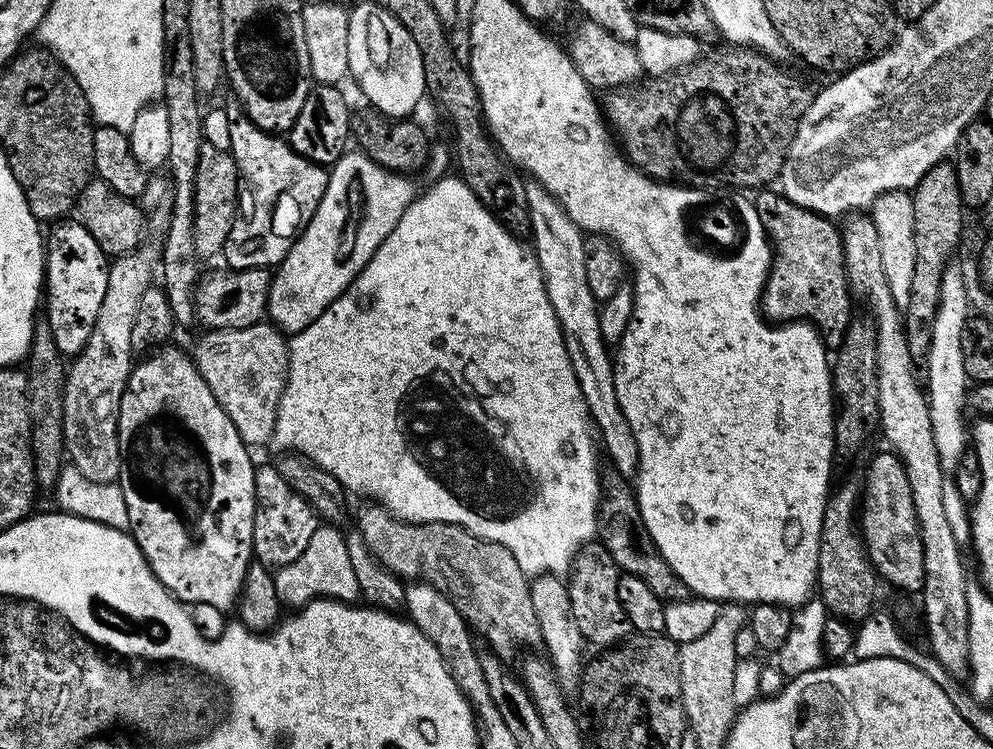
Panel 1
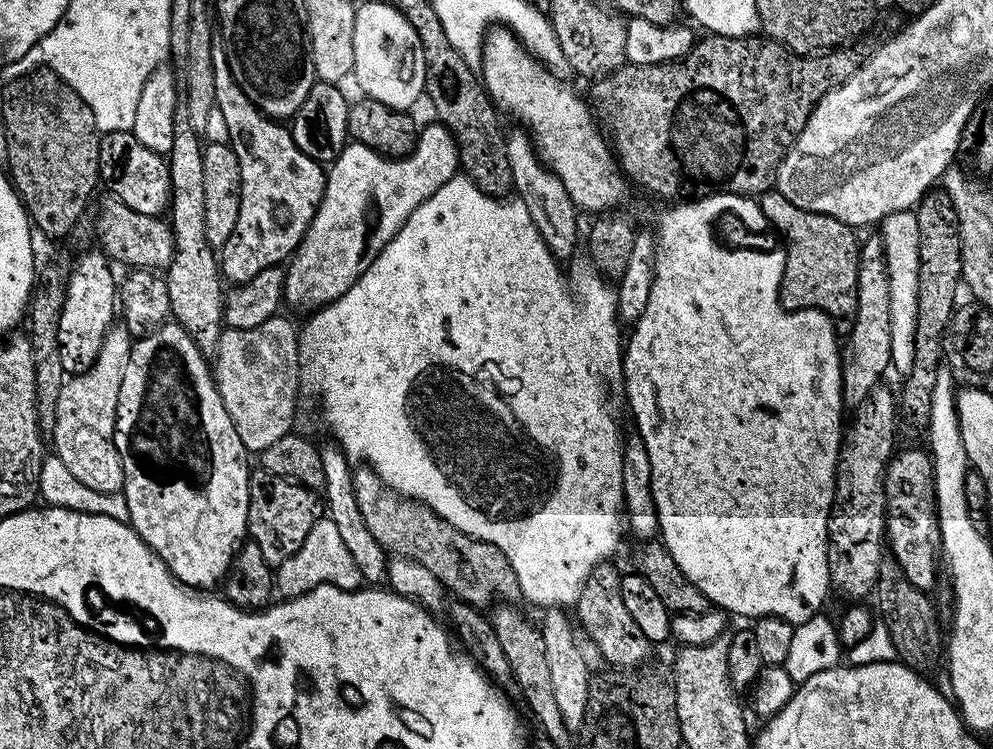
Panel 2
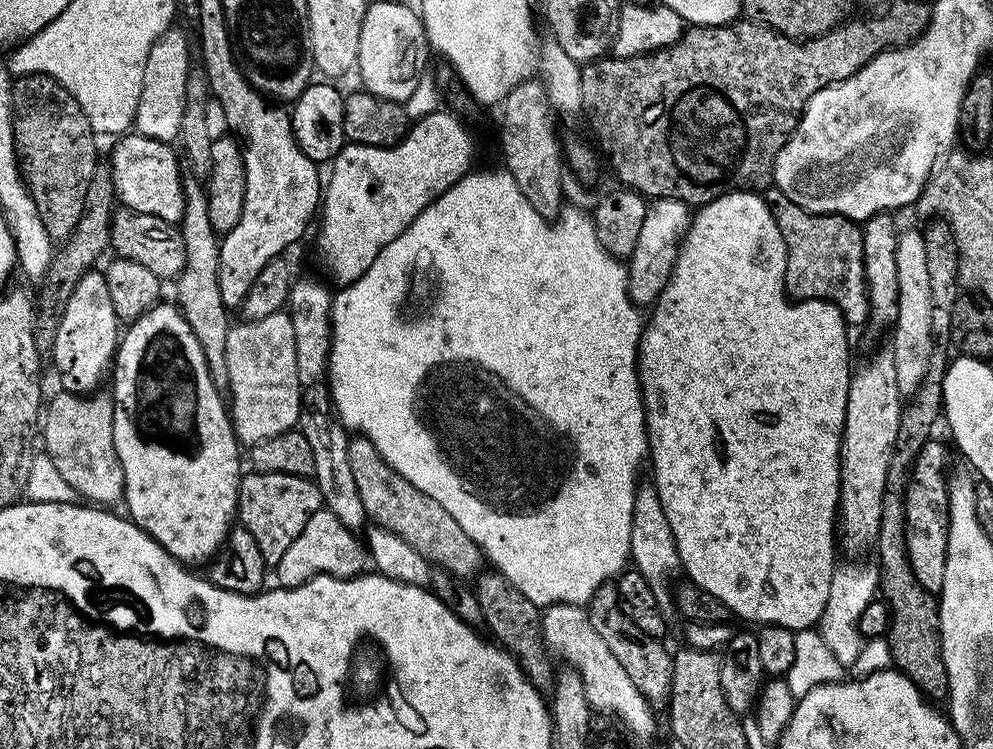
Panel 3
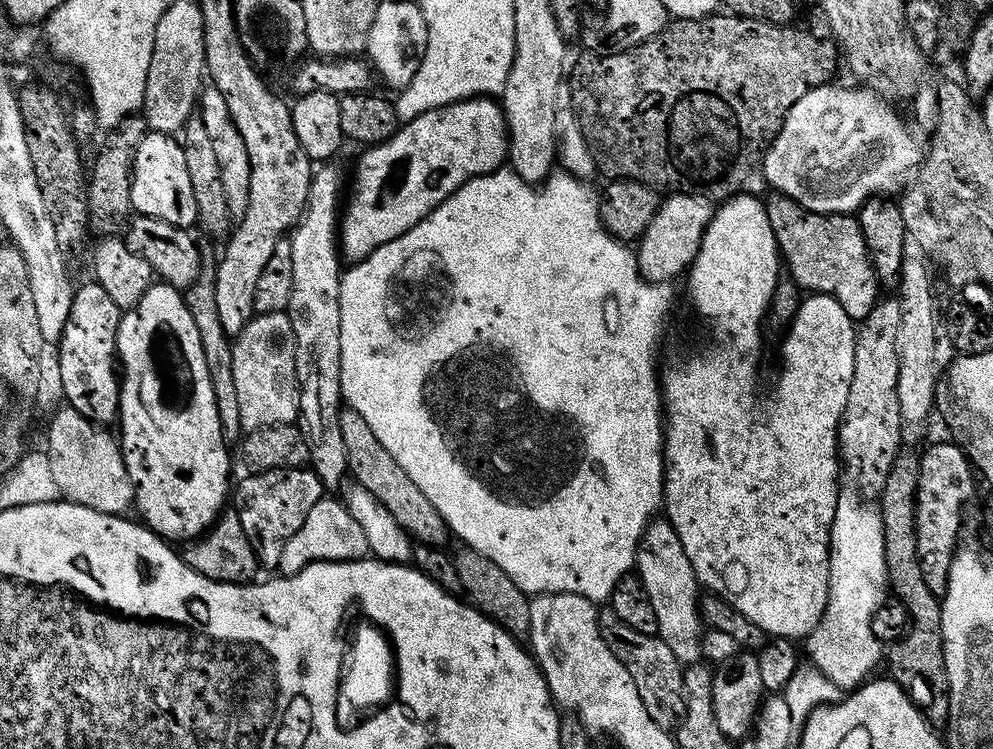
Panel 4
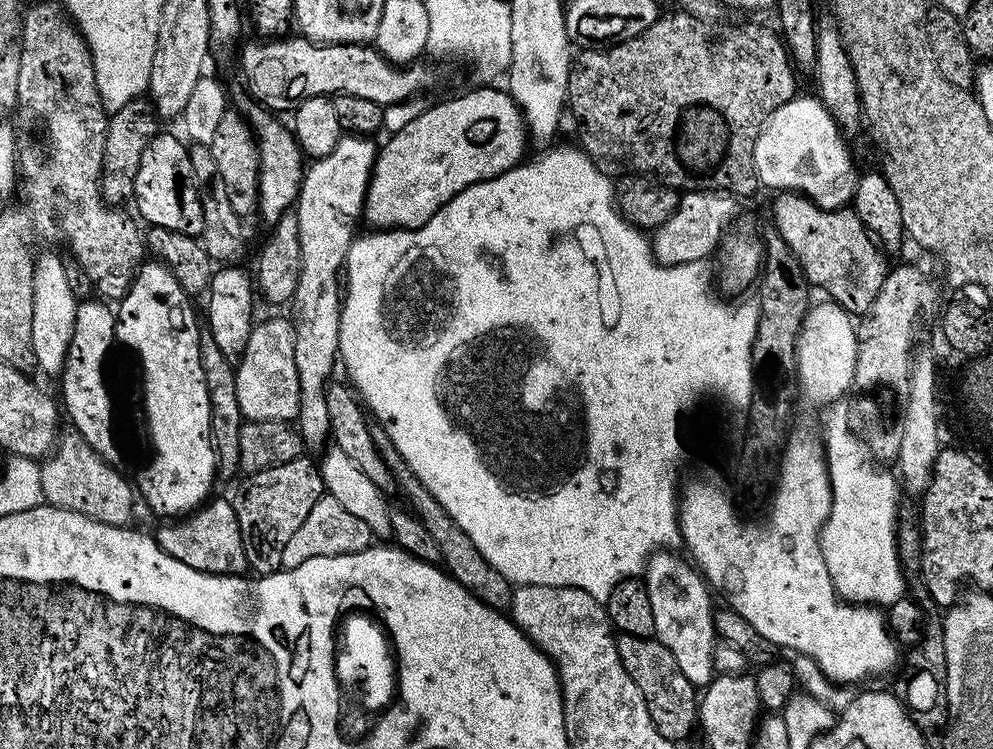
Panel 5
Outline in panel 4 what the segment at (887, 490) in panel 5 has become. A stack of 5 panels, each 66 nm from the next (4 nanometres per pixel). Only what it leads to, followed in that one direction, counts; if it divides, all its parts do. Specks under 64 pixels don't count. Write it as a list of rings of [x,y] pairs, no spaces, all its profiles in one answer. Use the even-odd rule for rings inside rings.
[[[844,490],[840,493],[840,501],[832,523],[832,543],[828,545],[828,601],[824,607],[824,617],[820,620],[819,629],[811,633],[806,640],[808,650],[812,654],[811,661],[831,683],[839,686],[859,685],[869,675],[867,672],[875,664],[876,659],[879,656],[881,659],[882,644],[872,633],[872,615],[874,610],[878,610],[878,606],[884,604],[890,592],[886,570],[886,546],[879,507],[861,498],[855,491],[852,492]]]

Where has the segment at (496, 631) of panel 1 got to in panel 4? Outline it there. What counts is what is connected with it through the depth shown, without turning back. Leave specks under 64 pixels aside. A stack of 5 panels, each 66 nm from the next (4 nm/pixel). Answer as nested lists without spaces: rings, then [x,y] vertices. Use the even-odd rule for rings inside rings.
[[[344,406],[340,409],[340,425],[342,442],[346,442],[346,458],[351,477],[363,488],[370,490],[370,494],[374,494],[374,498],[378,498],[378,502],[382,502],[382,506],[390,510],[390,514],[394,514],[398,526],[402,526],[413,541],[433,546],[447,545],[447,540],[450,540],[448,523],[442,518],[442,514],[438,514],[430,498],[426,498],[426,494],[422,494],[422,490],[418,490],[418,486],[410,482],[410,474],[406,474],[406,470],[402,470],[402,466],[398,466],[398,462],[390,458],[390,450],[386,450],[386,446],[378,442],[366,418],[362,418],[362,414],[358,414],[353,408]]]

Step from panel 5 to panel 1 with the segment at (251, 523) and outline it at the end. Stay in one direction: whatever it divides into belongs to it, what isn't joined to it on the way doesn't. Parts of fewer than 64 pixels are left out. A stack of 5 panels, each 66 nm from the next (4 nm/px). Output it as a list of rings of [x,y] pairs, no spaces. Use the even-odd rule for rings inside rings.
[[[271,463],[259,465],[254,478],[256,487],[256,516],[254,518],[254,534],[252,535],[252,550],[255,559],[265,564],[270,570],[275,570],[294,562],[302,550],[306,550],[310,538],[314,538],[314,530],[321,527],[322,521],[302,494],[298,494],[278,474]]]

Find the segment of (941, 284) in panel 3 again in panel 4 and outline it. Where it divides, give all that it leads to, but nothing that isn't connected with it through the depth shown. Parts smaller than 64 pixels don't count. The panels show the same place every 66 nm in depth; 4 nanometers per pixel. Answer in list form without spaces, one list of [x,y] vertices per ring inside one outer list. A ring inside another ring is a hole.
[[[901,450],[894,458],[894,466],[890,466],[890,474],[886,474],[886,486],[880,492],[878,497],[878,507],[880,517],[882,518],[882,530],[884,531],[884,545],[886,546],[886,570],[888,571],[888,586],[891,595],[902,602],[902,606],[906,606],[908,611],[908,632],[903,638],[897,640],[891,645],[886,652],[886,660],[888,656],[888,672],[887,675],[895,680],[897,686],[904,689],[904,692],[916,704],[916,707],[924,713],[924,717],[928,720],[933,728],[940,730],[947,725],[948,711],[950,710],[950,694],[948,693],[948,675],[946,674],[946,658],[944,657],[944,639],[942,638],[942,610],[940,609],[941,597],[935,596],[930,590],[930,586],[926,586],[926,578],[922,574],[922,566],[918,558],[918,538],[916,537],[916,487],[918,486],[918,478],[920,477],[920,452],[916,450]]]

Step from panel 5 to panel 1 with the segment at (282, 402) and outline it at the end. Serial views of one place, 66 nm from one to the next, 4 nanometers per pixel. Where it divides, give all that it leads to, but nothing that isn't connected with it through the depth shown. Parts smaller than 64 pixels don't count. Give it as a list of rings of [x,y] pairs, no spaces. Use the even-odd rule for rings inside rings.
[[[261,322],[245,328],[214,328],[203,333],[205,336],[196,344],[194,359],[196,369],[206,378],[206,386],[214,394],[218,406],[226,410],[230,422],[238,430],[245,444],[268,444],[276,425],[276,415],[284,387],[288,381],[288,340],[285,333],[268,322]]]

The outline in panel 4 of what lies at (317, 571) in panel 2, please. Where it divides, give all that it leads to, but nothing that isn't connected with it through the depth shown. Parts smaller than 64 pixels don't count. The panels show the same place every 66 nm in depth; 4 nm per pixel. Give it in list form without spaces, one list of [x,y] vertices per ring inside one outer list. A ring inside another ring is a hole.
[[[325,498],[314,502],[310,514],[306,514],[306,522],[302,522],[294,538],[290,538],[290,542],[286,542],[282,549],[279,575],[293,576],[319,560],[362,560],[369,555],[362,526],[354,522],[354,514],[350,514],[347,503],[343,499],[336,499],[340,498]]]

